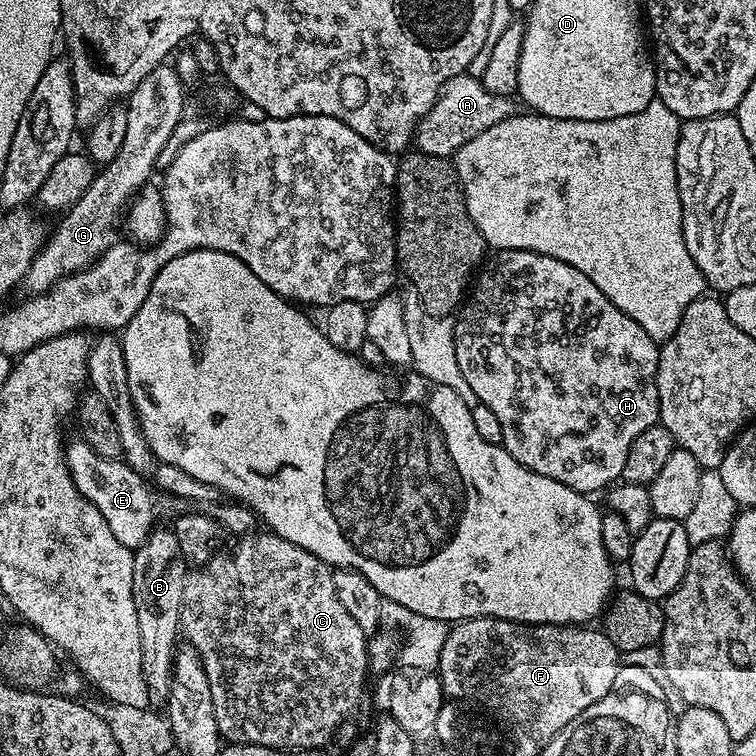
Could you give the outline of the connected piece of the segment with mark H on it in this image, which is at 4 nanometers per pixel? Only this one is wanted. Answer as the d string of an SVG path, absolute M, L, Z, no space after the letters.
M500 250L493 256L496 257L492 261L489 259L475 277L474 287L466 303L459 309L460 321L455 321L454 324L454 354L458 354L458 367L462 369L462 378L466 378L470 390L474 390L477 401L494 410L498 422L502 425L502 446L519 464L546 478L554 478L562 482L562 486L570 486L576 492L603 493L621 479L621 469L634 438L638 438L642 430L654 426L660 419L656 385L660 357L657 341L652 340L650 334L646 334L646 330L642 330L642 326L634 322L634 318L622 314L622 310L618 310L618 306L614 306L614 302L610 302L610 298L606 298L606 294L602 294L602 290L598 290L598 286L594 286L590 278L586 278L586 274L582 274L582 270L574 270L574 266L558 262L558 258L526 250Z

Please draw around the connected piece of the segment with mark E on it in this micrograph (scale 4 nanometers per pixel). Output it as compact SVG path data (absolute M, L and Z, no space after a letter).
M83 438L68 440L64 446L64 457L72 475L74 486L82 498L86 498L96 507L98 514L106 518L106 526L110 526L114 538L122 542L122 546L135 550L146 542L146 538L157 527L156 496L153 485L144 481L145 477L136 472L123 459L107 460L89 446Z

